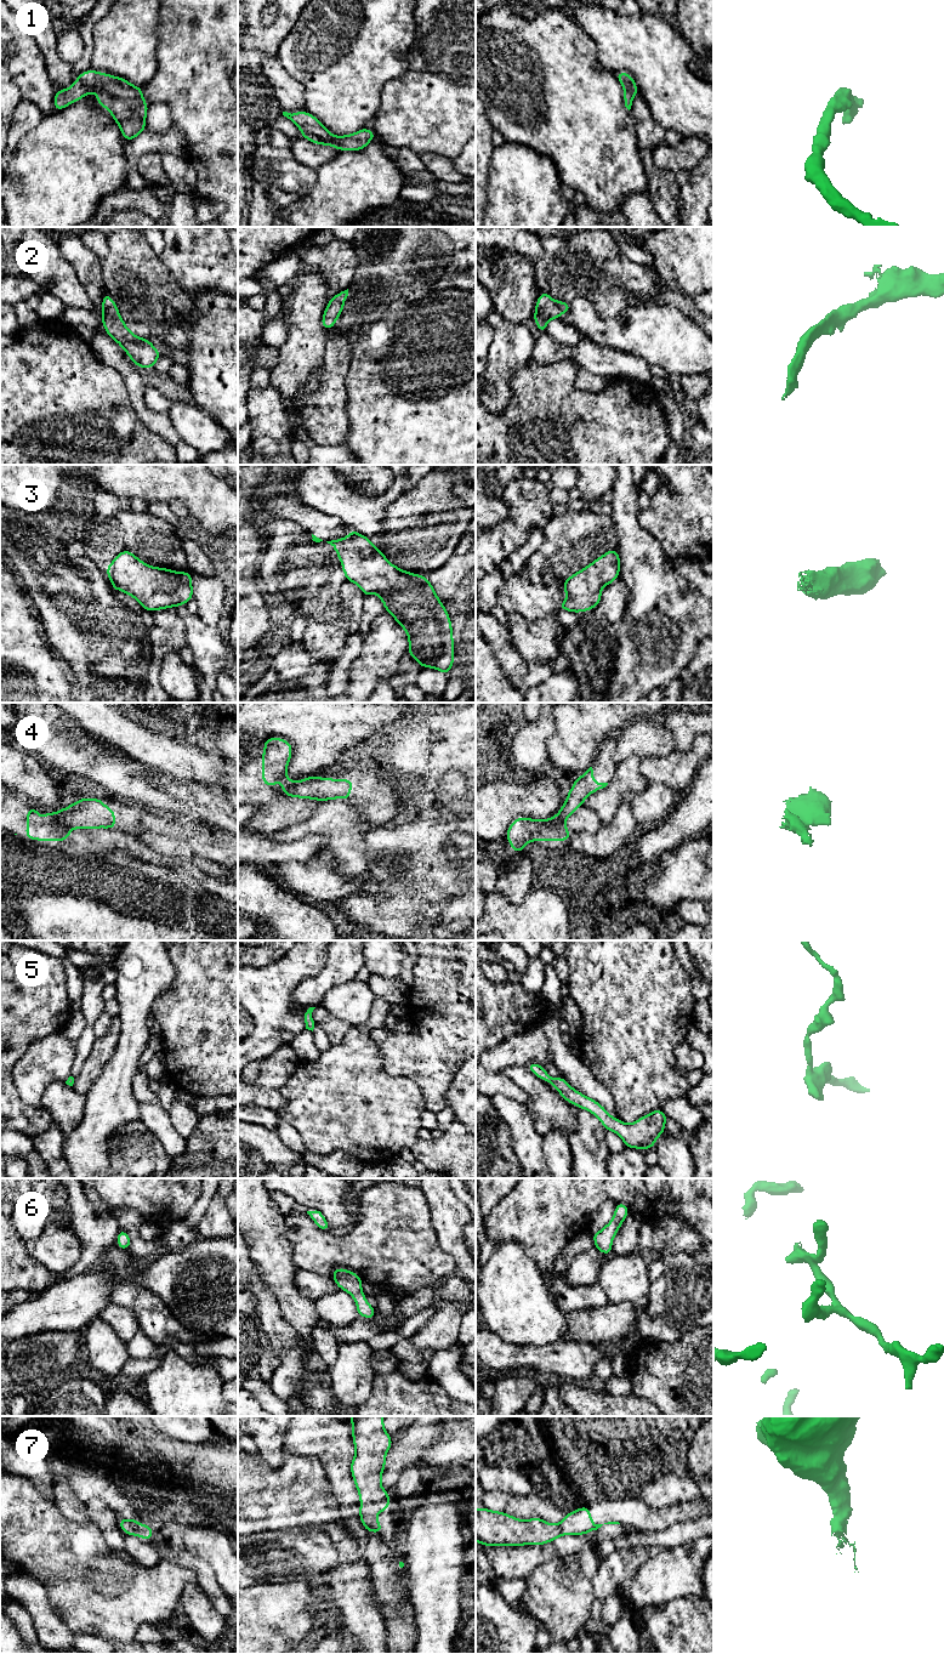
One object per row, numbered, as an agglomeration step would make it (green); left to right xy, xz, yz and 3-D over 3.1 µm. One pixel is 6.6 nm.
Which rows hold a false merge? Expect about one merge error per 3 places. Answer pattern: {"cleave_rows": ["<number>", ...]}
{"cleave_rows": ["4"]}

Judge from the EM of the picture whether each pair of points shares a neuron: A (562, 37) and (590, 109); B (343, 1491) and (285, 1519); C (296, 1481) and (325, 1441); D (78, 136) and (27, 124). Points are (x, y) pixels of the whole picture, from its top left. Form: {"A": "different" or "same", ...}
{"A": "same", "B": "different", "C": "different", "D": "different"}

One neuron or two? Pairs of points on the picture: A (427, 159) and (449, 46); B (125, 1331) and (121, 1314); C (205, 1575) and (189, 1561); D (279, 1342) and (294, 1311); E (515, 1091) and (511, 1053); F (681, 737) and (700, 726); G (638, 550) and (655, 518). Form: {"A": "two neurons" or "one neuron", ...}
{"A": "two neurons", "B": "one neuron", "C": "one neuron", "D": "two neurons", "E": "one neuron", "F": "one neuron", "G": "two neurons"}

